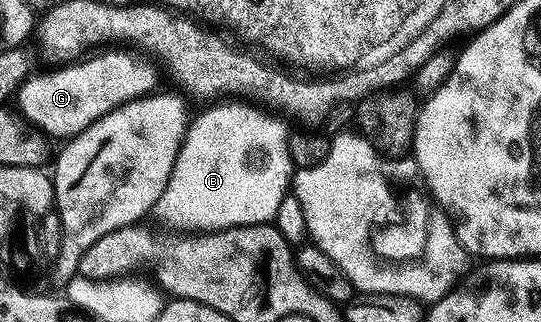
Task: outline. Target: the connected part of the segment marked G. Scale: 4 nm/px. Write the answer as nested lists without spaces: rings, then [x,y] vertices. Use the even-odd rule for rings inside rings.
[[[107,49],[111,50],[104,54],[95,54],[84,62],[71,60],[68,61],[71,62],[68,66],[59,66],[56,70],[45,71],[44,74],[32,73],[17,90],[18,113],[24,119],[27,117],[32,122],[30,125],[40,135],[48,134],[51,138],[70,140],[92,126],[101,116],[156,89],[153,63],[146,62],[127,50]]]

